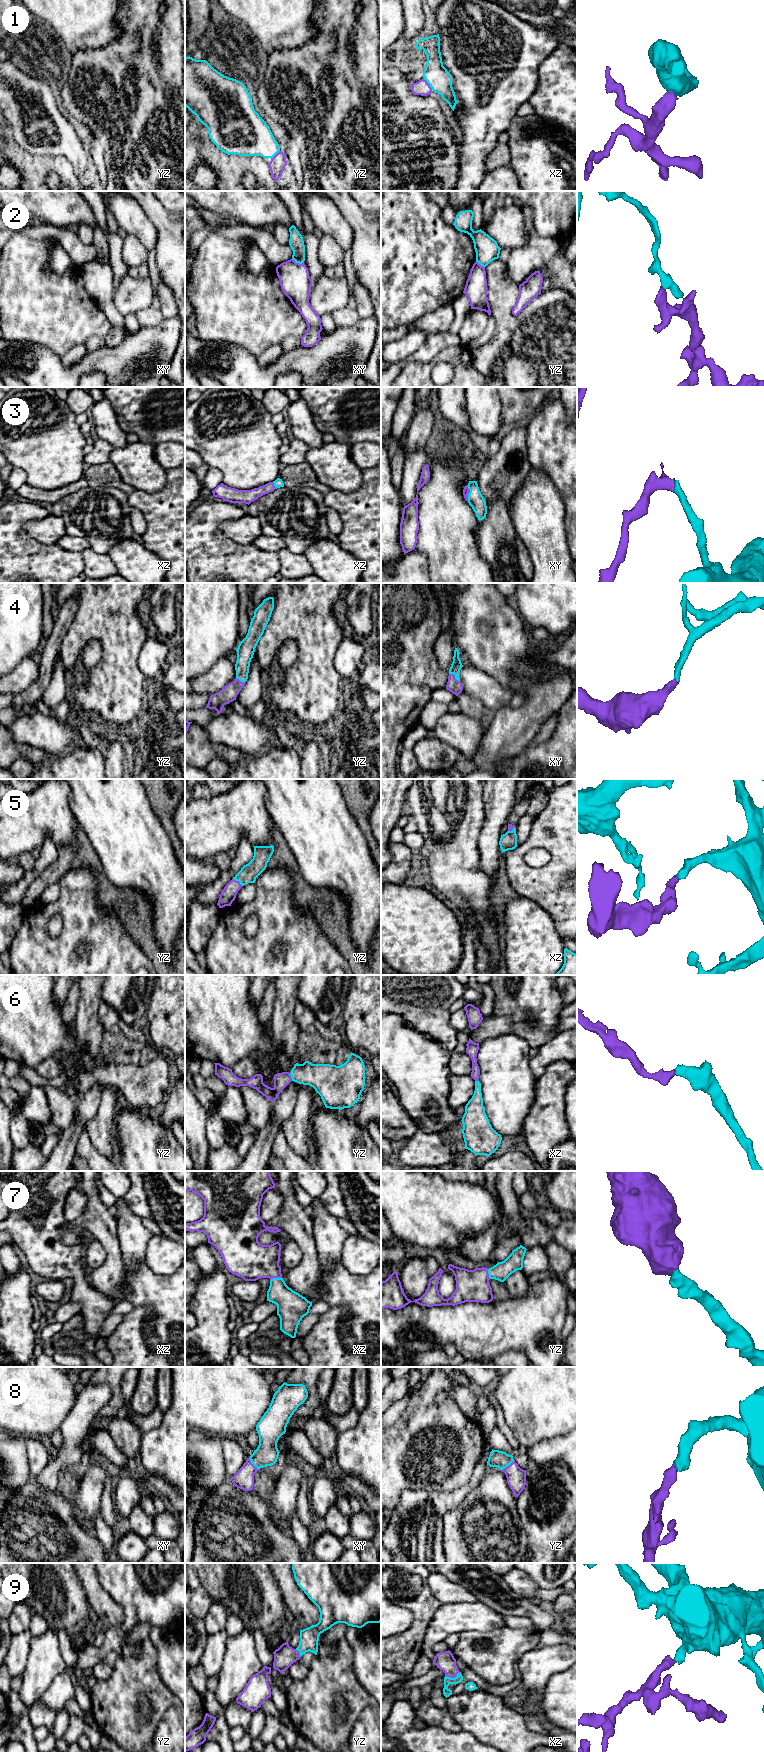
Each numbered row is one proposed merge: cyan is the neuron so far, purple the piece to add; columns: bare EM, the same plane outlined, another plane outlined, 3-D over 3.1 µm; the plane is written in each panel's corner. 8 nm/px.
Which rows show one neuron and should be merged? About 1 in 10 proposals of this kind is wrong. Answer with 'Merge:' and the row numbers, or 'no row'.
Merge: 1, 3, 4, 5, 6, 7, 8, 9

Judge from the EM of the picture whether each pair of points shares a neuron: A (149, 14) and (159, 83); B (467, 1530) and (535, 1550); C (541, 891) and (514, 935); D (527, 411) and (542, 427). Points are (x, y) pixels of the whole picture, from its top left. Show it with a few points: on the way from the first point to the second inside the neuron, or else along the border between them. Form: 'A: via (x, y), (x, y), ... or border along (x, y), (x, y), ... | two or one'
A: via (148, 31), (148, 66) | one
B: border along (521, 1525), (526, 1536), (526, 1552) | two
C: border along (519, 895), (536, 902), (551, 918) | two
D: border along (539, 410), (530, 419) | two

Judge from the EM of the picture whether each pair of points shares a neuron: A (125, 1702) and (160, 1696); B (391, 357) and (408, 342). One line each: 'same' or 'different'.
A: same
B: same

